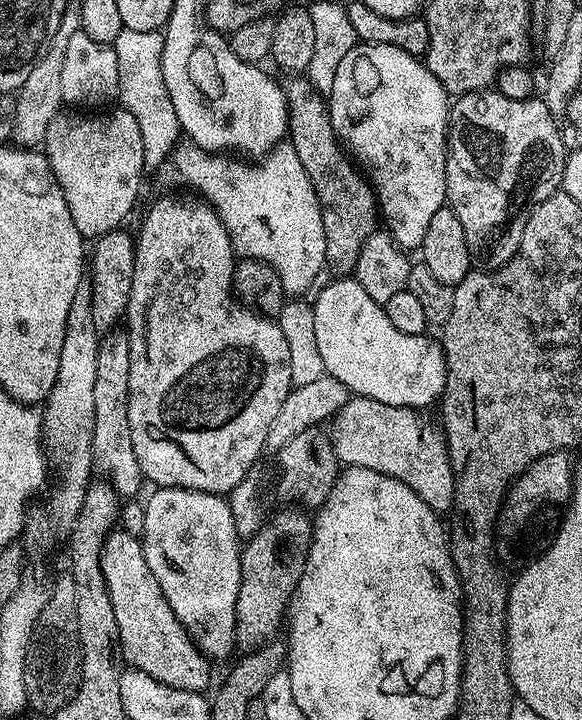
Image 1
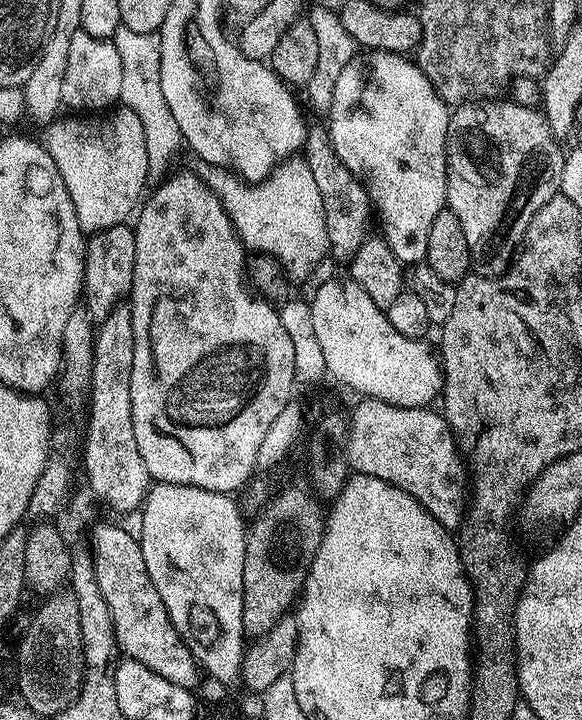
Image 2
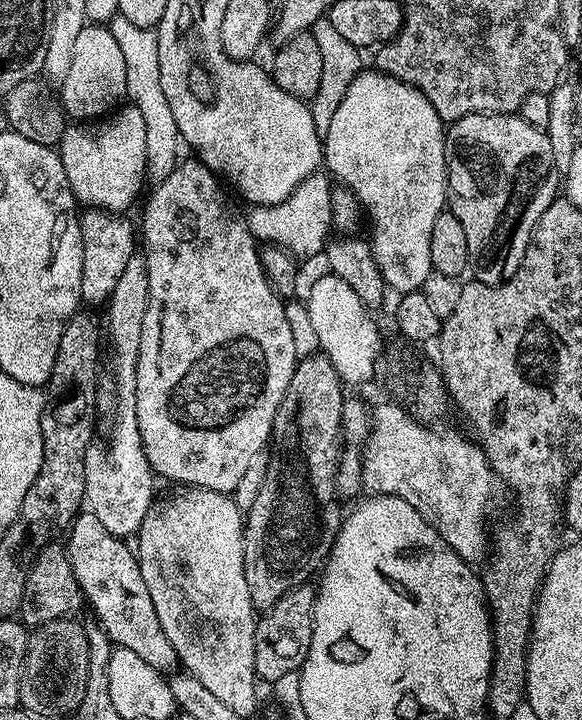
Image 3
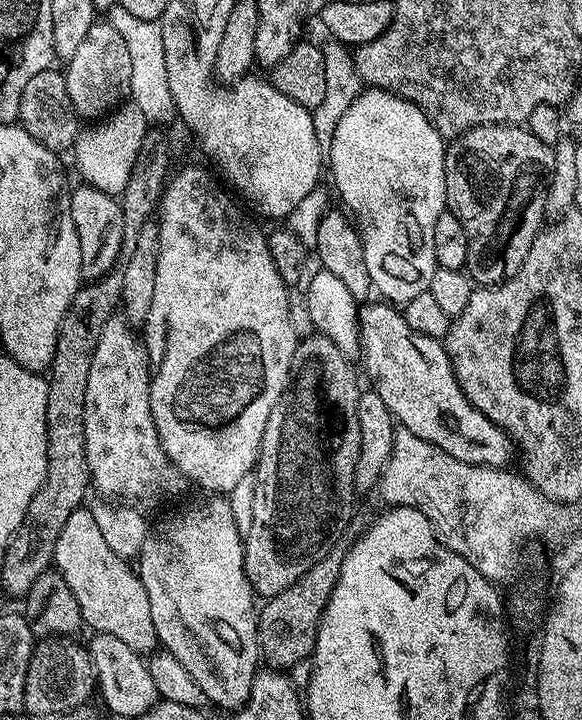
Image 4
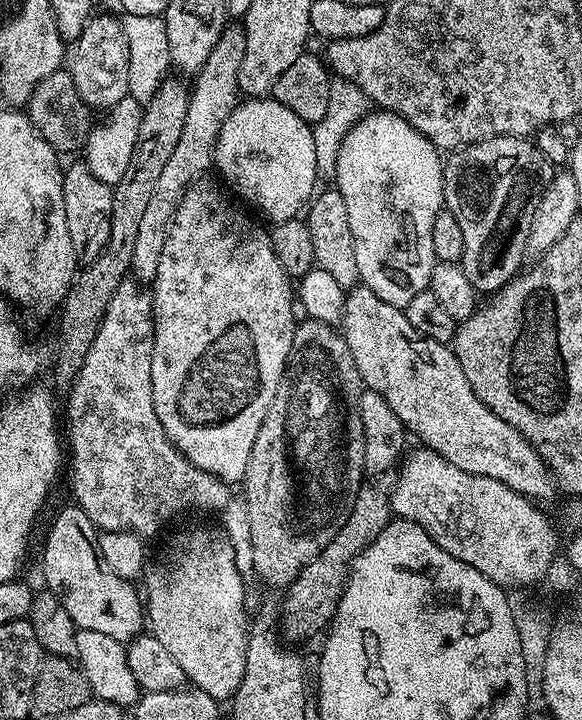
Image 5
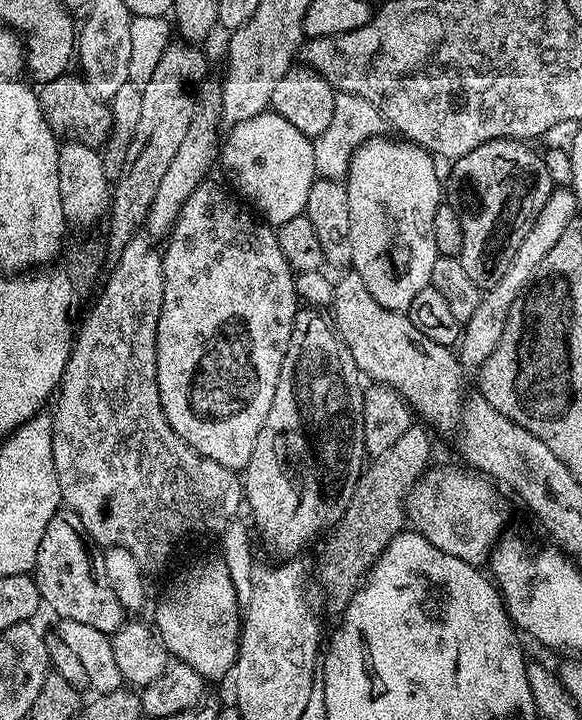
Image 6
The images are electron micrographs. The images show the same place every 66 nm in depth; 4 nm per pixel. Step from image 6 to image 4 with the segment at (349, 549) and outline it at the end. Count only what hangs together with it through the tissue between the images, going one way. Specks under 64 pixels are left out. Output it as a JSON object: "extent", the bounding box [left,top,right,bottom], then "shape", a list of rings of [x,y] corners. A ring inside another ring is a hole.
{"extent":[257,543,345,670],"shape":[[[343,543],[334,545],[326,558],[314,562],[314,566],[310,566],[310,570],[294,582],[294,586],[286,586],[286,590],[277,596],[267,597],[263,601],[264,609],[261,607],[258,612],[257,638],[263,659],[268,659],[273,669],[289,670],[299,660],[307,661],[316,649],[320,616],[326,610],[330,594],[340,577],[345,551]]]}

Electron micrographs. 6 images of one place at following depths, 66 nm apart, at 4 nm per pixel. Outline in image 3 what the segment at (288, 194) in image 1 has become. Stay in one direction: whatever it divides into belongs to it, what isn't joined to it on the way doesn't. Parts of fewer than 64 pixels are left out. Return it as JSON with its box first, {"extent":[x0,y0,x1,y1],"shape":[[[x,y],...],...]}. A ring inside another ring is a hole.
{"extent":[246,170,333,258],"shape":[[[317,170],[299,184],[288,200],[283,200],[281,204],[261,204],[253,207],[252,213],[250,211],[247,213],[246,219],[257,241],[265,244],[281,244],[287,252],[291,252],[297,258],[316,256],[319,252],[321,255],[330,240],[328,232],[333,231],[332,215],[330,214],[330,194],[333,187],[330,183],[328,184],[327,179],[329,180],[329,177],[323,171]]]}

